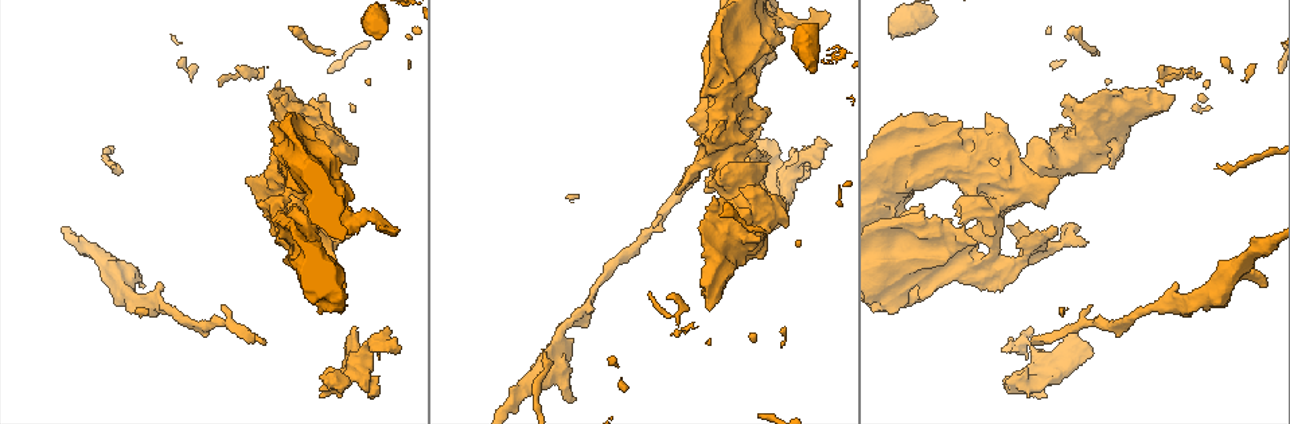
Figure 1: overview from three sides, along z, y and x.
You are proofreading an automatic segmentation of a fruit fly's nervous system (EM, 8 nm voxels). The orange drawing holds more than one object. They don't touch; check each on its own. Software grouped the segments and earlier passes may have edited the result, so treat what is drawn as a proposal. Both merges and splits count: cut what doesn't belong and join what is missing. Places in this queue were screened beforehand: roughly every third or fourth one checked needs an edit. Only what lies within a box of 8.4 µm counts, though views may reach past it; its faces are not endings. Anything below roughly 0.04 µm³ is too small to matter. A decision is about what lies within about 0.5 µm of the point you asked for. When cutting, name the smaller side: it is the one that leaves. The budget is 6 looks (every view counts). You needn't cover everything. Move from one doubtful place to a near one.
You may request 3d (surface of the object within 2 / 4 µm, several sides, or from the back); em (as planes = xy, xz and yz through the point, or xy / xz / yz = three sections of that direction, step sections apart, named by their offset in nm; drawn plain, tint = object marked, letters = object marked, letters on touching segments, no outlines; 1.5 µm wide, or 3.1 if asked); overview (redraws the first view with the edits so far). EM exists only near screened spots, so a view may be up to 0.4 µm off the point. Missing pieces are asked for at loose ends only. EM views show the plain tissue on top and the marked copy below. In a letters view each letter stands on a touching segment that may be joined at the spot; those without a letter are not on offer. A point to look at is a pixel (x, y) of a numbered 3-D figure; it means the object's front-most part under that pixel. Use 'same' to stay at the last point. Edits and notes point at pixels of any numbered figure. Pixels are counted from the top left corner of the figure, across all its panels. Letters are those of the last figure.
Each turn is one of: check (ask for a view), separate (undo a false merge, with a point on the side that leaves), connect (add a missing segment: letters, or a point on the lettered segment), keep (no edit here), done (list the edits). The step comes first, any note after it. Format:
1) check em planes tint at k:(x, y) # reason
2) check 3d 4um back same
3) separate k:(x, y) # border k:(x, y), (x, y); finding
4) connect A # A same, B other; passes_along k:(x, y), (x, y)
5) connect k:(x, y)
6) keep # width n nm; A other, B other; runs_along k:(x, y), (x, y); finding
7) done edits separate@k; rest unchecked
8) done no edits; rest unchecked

check 3d 2um at 1:(1036, 371) # calibre changes

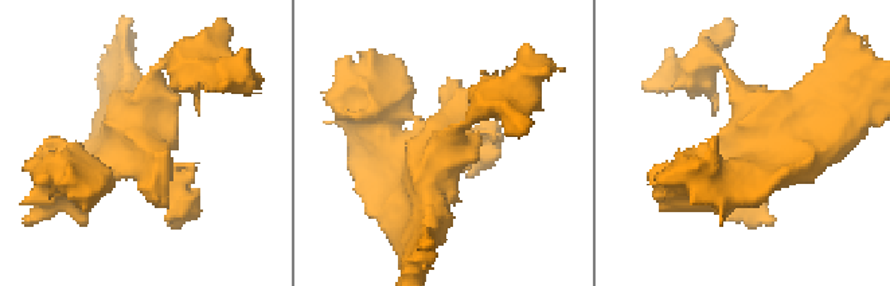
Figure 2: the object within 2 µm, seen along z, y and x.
check em xz step 8 tint at 2:(122, 152)

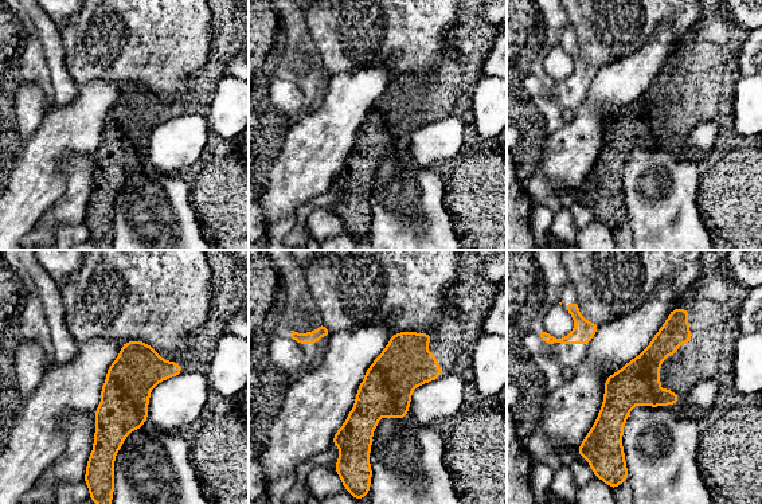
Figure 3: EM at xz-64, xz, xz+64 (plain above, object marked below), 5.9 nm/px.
check em yz step 4 letters same

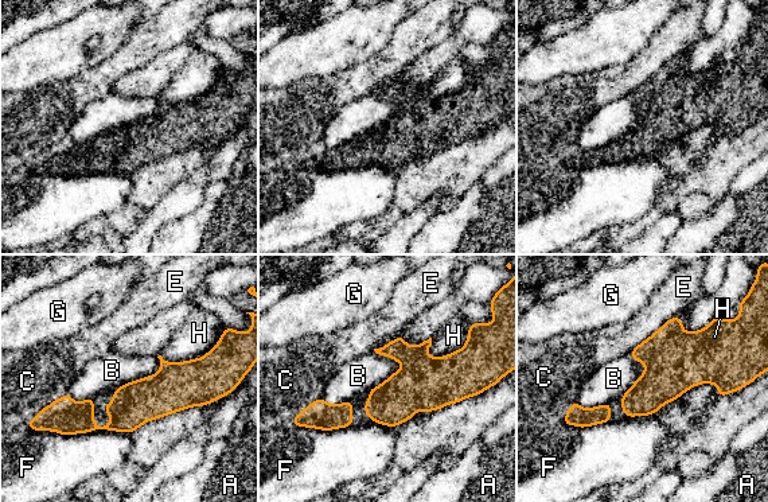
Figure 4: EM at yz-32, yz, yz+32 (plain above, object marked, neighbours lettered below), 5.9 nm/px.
keep # A other, B other, C other, E other, F other, G other, H other; runs_along 4:(206, 374), (110, 427), (55, 404); all the same cell

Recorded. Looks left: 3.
check em planes tint at 1:(1055, 227) # free end

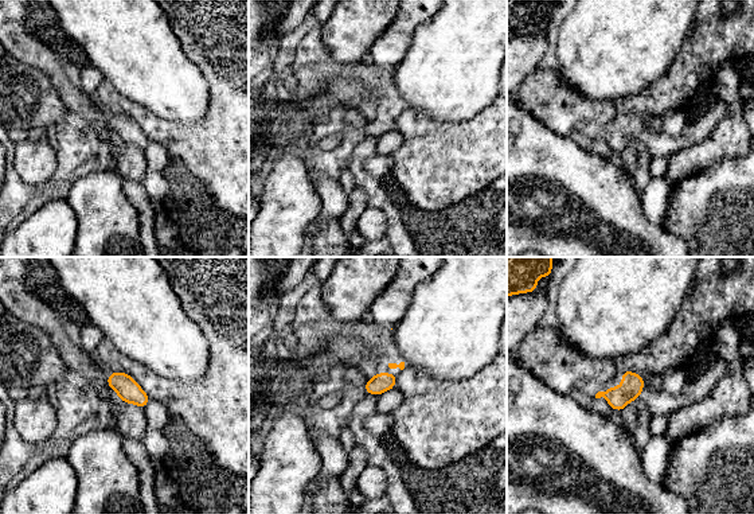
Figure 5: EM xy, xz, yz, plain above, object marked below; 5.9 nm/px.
check em planes letters same

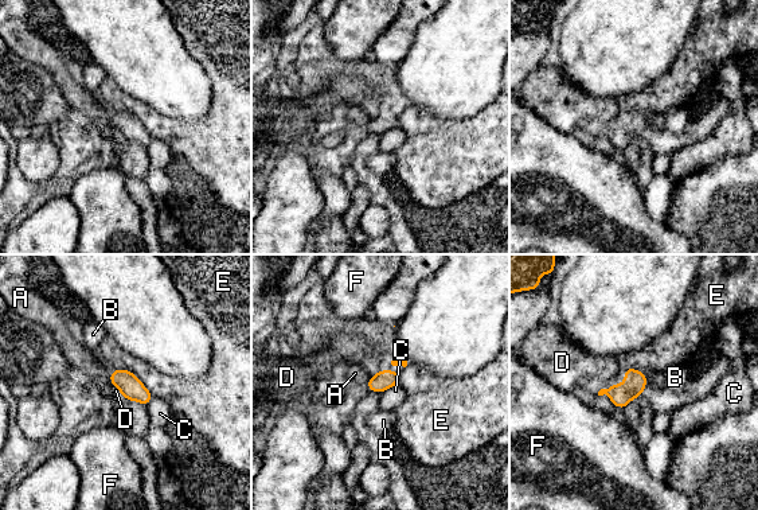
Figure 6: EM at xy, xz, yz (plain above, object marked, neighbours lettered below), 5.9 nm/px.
keep # width 110 nm; A other, B other, C other, D other, E other, F other; border 6:(114, 369), (128, 369), (152, 394); no lettered segment goes on from it

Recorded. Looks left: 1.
done no edits; rest unchecked

